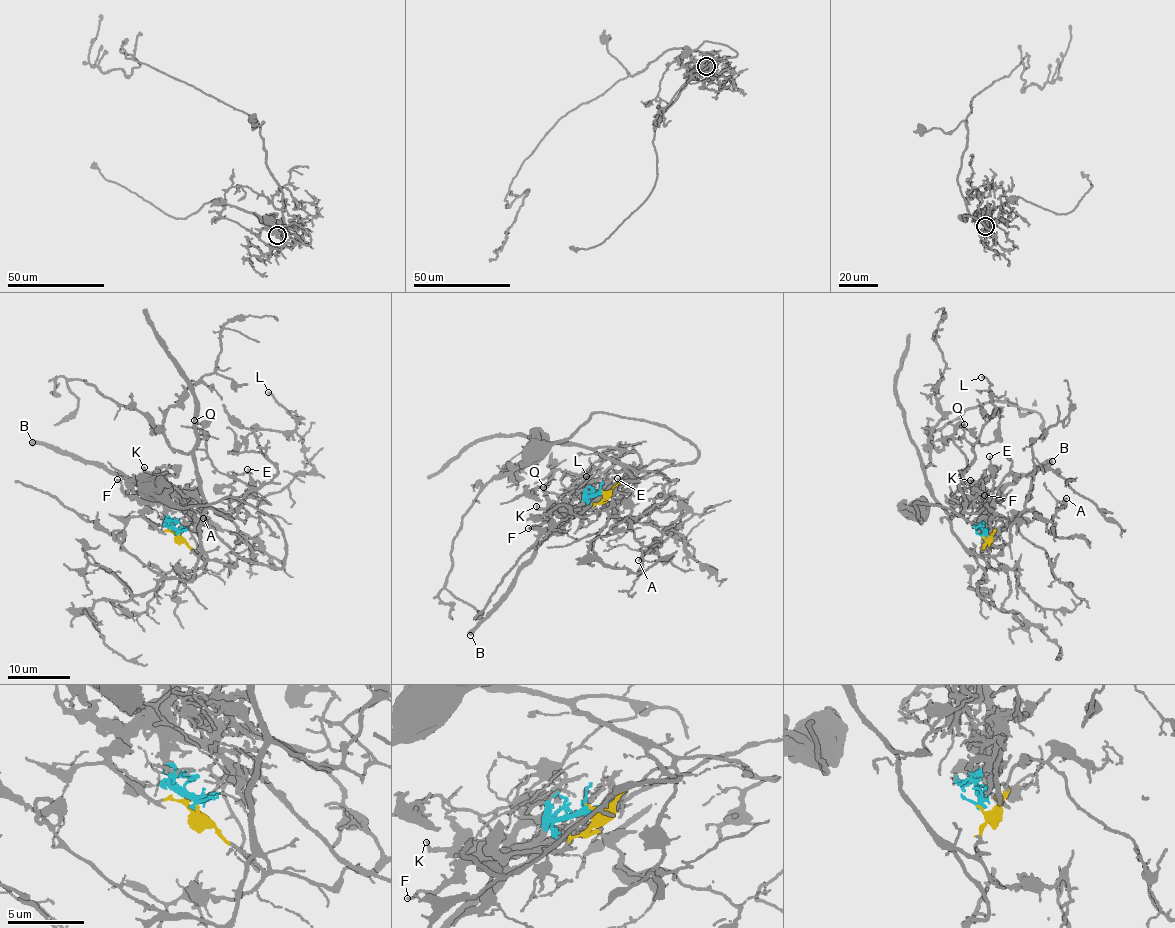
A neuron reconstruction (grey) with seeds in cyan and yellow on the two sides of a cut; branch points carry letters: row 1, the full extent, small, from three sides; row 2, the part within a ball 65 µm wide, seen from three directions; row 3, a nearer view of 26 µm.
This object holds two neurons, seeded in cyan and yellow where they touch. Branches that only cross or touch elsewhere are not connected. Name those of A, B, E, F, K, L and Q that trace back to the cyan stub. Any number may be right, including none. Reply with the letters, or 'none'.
B, F, K

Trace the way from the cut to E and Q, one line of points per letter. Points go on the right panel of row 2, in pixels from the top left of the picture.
E: (984, 536), (980, 556), (964, 547), (947, 514), (970, 514), (983, 507), (994, 485), (990, 456)
Q: (984, 536), (980, 556), (964, 547), (947, 514), (962, 512), (967, 457), (953, 435), (964, 424)

